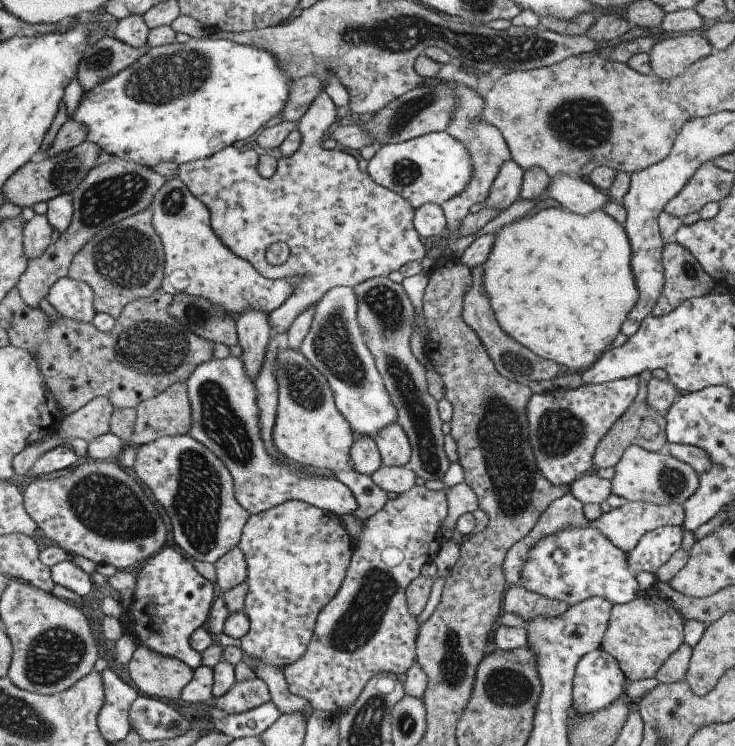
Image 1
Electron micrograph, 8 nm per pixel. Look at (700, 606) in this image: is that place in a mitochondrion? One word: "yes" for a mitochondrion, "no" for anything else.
no

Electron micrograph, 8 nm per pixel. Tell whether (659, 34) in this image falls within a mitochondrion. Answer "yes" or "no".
no

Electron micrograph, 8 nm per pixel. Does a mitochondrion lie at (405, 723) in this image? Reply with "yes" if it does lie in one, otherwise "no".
yes

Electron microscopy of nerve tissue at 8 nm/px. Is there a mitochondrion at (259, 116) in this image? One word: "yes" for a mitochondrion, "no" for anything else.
no

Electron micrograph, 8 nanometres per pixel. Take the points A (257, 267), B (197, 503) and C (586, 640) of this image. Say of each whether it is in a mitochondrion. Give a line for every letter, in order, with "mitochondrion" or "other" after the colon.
A: other
B: mitochondrion
C: other

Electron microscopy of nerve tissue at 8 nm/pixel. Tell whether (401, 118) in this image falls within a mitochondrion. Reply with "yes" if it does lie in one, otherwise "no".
yes

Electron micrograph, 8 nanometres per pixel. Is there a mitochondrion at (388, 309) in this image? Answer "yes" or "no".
yes

